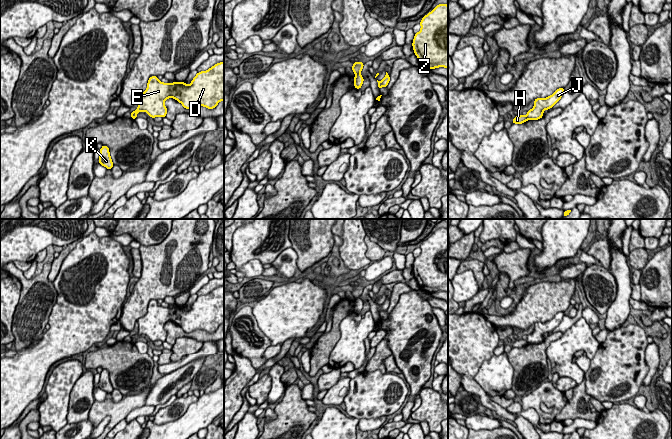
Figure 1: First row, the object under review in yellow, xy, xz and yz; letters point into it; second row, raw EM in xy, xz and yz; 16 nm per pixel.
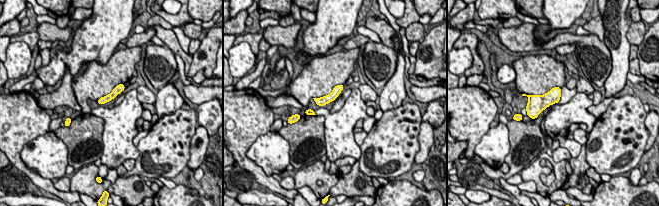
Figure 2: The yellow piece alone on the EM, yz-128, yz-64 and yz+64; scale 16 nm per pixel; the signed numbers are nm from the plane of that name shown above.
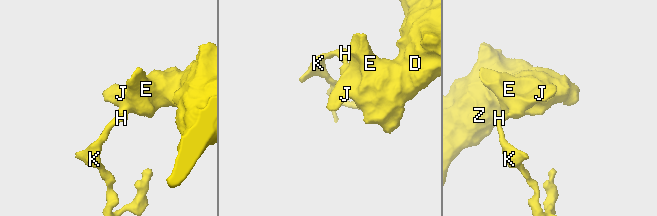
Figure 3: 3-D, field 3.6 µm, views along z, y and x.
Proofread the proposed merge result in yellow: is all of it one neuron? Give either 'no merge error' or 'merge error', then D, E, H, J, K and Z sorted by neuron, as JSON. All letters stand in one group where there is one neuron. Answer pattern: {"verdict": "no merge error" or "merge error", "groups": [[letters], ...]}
{"verdict": "merge error", "groups": [["D", "E", "J", "Z"], ["H", "K"]]}

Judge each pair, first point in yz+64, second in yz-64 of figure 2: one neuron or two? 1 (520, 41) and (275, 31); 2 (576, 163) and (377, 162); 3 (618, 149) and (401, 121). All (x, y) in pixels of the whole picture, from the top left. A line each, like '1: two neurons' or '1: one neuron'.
1: one neuron
2: two neurons
3: one neuron

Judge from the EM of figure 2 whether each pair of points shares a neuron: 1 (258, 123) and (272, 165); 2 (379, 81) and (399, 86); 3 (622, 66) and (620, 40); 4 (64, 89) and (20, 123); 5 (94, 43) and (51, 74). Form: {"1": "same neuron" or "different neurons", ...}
{"1": "different neurons", "2": "different neurons", "3": "same neuron", "4": "different neurons", "5": "same neuron"}

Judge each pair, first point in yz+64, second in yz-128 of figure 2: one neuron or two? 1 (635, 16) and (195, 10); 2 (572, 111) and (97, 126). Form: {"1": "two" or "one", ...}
{"1": "two", "2": "two"}

